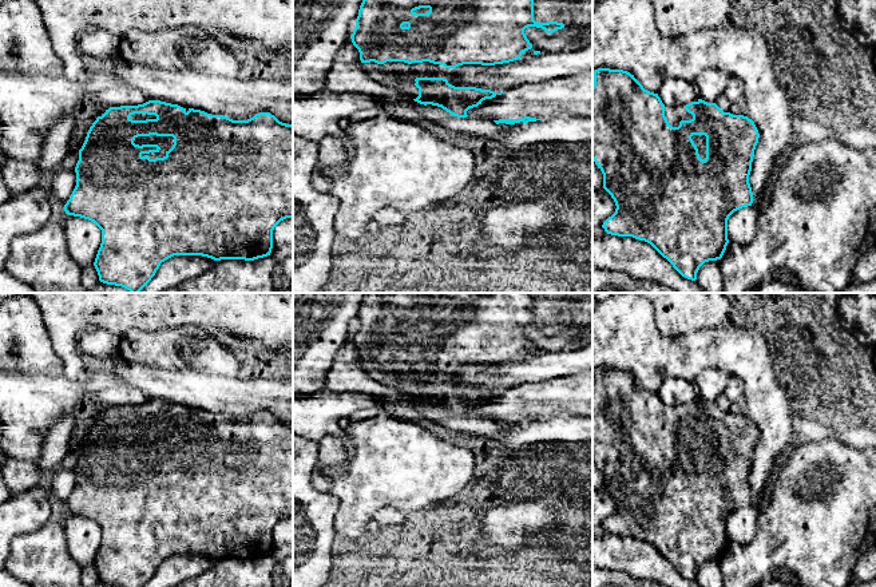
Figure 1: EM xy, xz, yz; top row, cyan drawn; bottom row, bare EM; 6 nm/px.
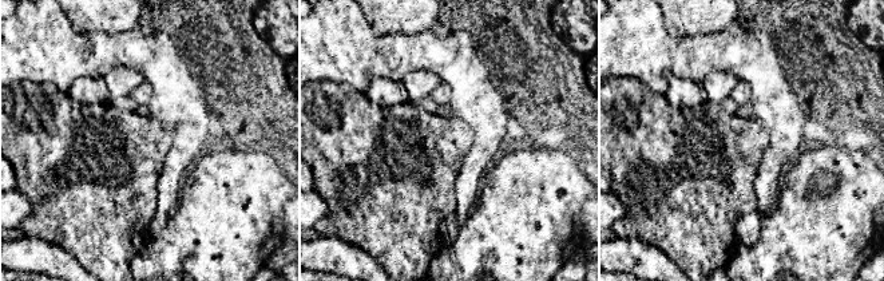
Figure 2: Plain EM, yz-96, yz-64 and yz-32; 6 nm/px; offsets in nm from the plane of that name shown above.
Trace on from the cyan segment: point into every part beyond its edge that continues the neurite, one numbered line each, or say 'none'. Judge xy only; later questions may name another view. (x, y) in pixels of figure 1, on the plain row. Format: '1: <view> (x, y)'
1: xy (163, 441)

